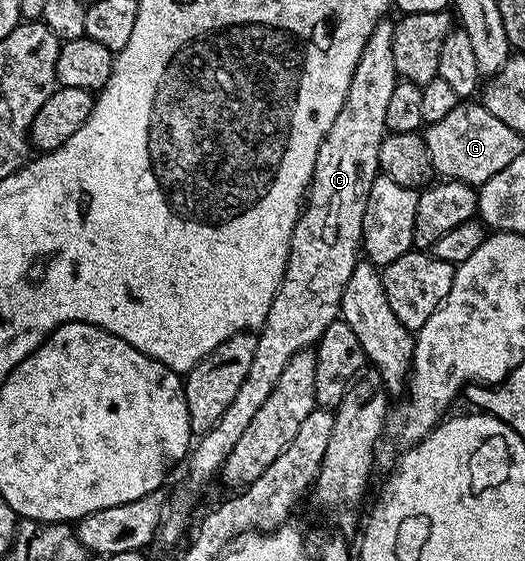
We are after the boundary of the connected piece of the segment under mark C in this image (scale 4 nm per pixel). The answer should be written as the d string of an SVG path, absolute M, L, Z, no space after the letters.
M388 21L378 23L377 28L367 37L367 45L363 45L363 53L359 65L355 65L355 73L351 77L351 85L347 97L343 101L343 109L339 109L339 117L331 121L331 129L327 129L327 137L319 145L319 153L315 157L315 169L307 192L307 202L297 217L297 224L293 230L293 236L289 242L289 260L283 273L283 281L275 293L275 301L271 301L271 309L267 309L267 321L256 332L257 348L255 358L251 361L251 370L239 387L239 393L235 395L235 401L227 407L227 413L219 417L216 423L206 435L196 440L195 446L187 456L189 472L185 475L185 484L171 495L168 504L168 514L161 520L159 532L160 542L177 543L185 526L189 523L189 510L197 503L197 494L218 476L224 467L227 457L239 445L239 437L251 425L255 413L259 413L263 401L271 397L271 389L279 385L279 377L283 369L287 369L287 361L295 357L300 351L312 348L317 340L323 337L327 325L334 323L341 314L341 302L343 301L343 289L347 281L351 281L351 273L359 262L361 246L361 230L363 229L363 213L367 209L367 197L375 177L379 173L381 162L379 161L379 149L381 142L385 140L387 121L387 105L395 85L399 82L399 76L395 69L395 53L393 52L394 24Z

